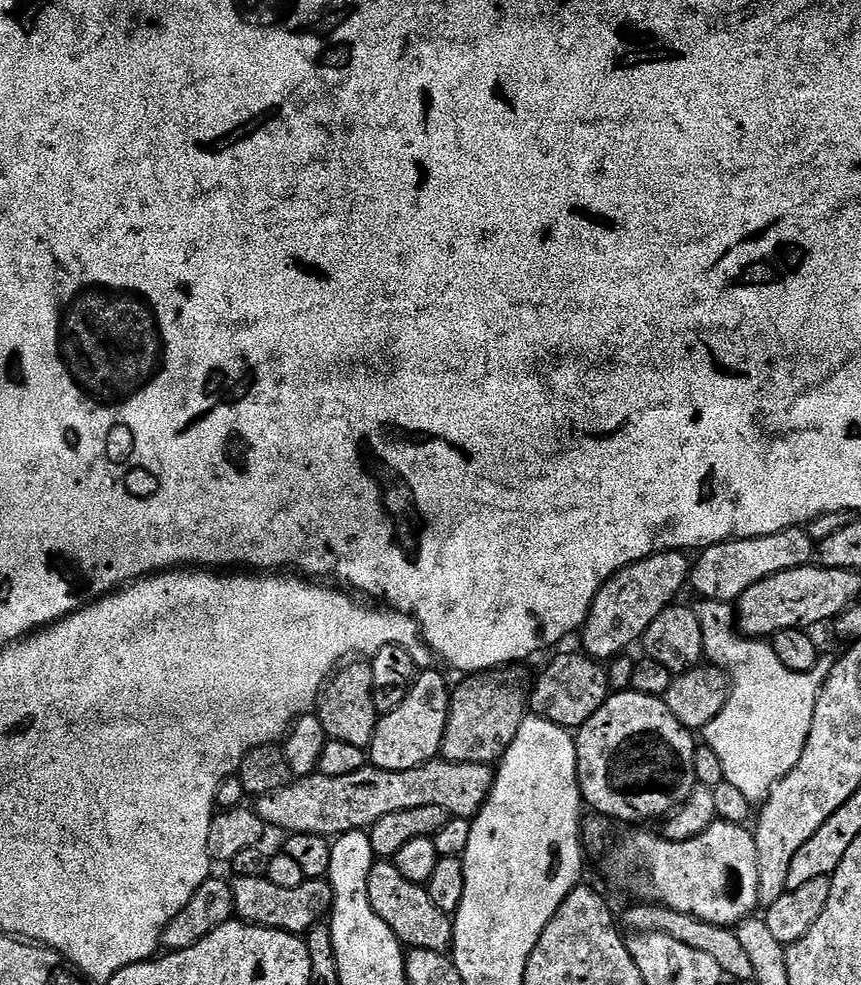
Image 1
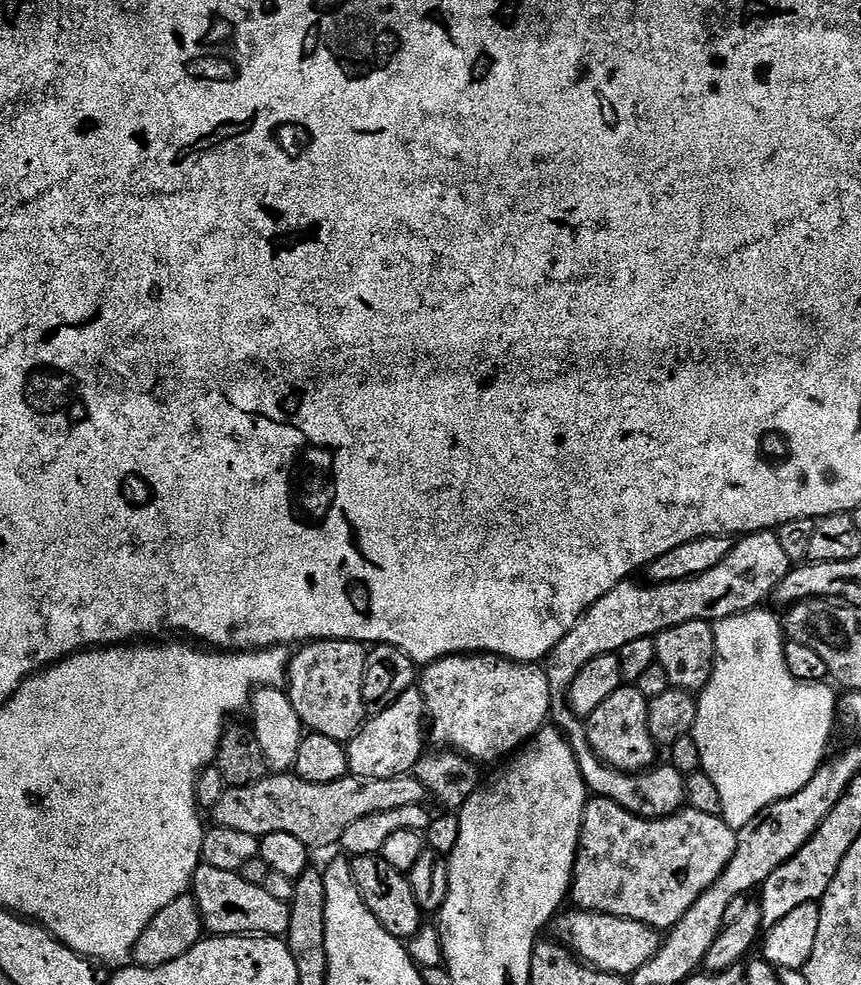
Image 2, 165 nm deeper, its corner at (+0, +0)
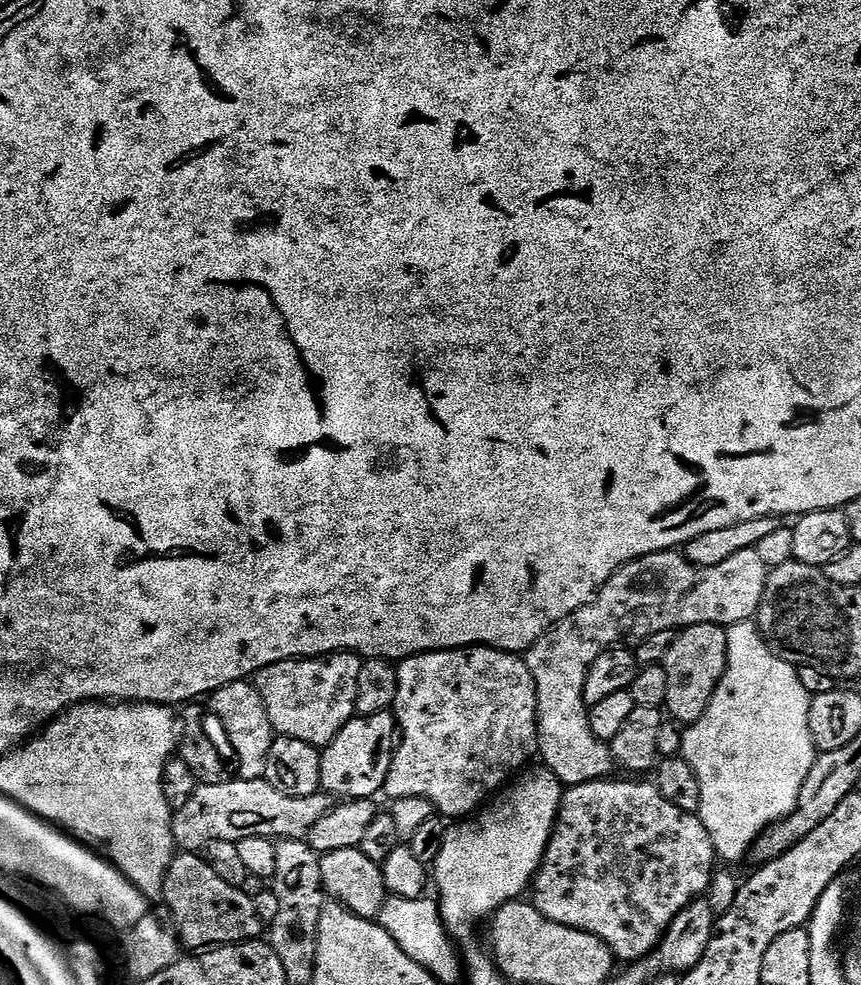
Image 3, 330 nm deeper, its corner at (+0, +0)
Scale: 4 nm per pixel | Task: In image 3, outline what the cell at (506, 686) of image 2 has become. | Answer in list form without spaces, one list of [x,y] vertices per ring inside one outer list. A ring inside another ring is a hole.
[[[483,646],[449,648],[442,652],[420,652],[417,656],[410,656],[399,665],[398,671],[401,675],[398,709],[400,708],[401,713],[399,712],[399,715],[402,717],[402,739],[398,744],[392,773],[388,775],[388,781],[384,783],[384,792],[387,795],[392,795],[392,798],[422,796],[435,802],[443,815],[464,818],[475,813],[489,798],[495,797],[517,773],[527,769],[533,763],[533,761],[531,762],[532,759],[537,759],[542,743],[540,735],[540,694],[536,687],[536,678],[531,668],[528,667],[527,659],[521,658],[515,652],[501,652],[499,648]]]

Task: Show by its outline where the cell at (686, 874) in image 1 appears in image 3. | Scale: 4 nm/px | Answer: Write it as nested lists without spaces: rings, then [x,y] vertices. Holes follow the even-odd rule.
[[[605,778],[585,784],[574,784],[565,793],[565,803],[553,837],[553,843],[536,882],[534,903],[538,910],[542,910],[542,914],[546,914],[548,918],[559,924],[578,930],[586,930],[595,936],[602,937],[611,945],[613,951],[618,953],[621,961],[635,962],[643,960],[645,956],[655,952],[661,940],[667,936],[668,930],[676,921],[677,916],[711,889],[714,873],[718,868],[718,851],[715,841],[712,840],[711,830],[704,825],[704,821],[700,819],[699,815],[682,810],[674,802],[670,802],[660,793],[655,783],[643,784],[640,781],[643,779],[640,778],[632,778],[636,780],[616,779]]]

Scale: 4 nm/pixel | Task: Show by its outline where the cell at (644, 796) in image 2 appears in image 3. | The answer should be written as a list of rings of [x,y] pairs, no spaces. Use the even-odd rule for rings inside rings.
[[[755,548],[742,550],[742,554],[734,554],[734,558],[726,558],[726,562],[718,562],[718,566],[702,566],[694,564],[683,551],[655,552],[646,554],[629,564],[623,564],[600,588],[600,592],[586,606],[570,614],[561,624],[526,653],[528,667],[536,678],[536,687],[540,694],[540,735],[542,743],[539,755],[544,756],[543,763],[566,786],[585,784],[595,780],[611,777],[614,752],[605,741],[596,737],[590,726],[588,713],[590,705],[584,700],[586,678],[590,666],[594,666],[597,658],[606,649],[619,645],[627,636],[645,638],[658,634],[659,631],[683,630],[695,624],[737,624],[743,620],[752,620],[759,613],[760,603],[764,600],[764,592],[768,589],[769,567]]]

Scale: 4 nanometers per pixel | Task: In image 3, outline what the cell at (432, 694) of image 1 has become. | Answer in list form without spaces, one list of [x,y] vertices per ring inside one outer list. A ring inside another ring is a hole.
[[[391,711],[376,712],[372,716],[357,715],[353,720],[335,736],[327,745],[323,766],[323,787],[329,793],[341,792],[344,798],[372,798],[375,792],[384,792],[384,783],[392,773],[392,766],[396,761],[398,751],[398,737],[402,728],[397,717]]]

